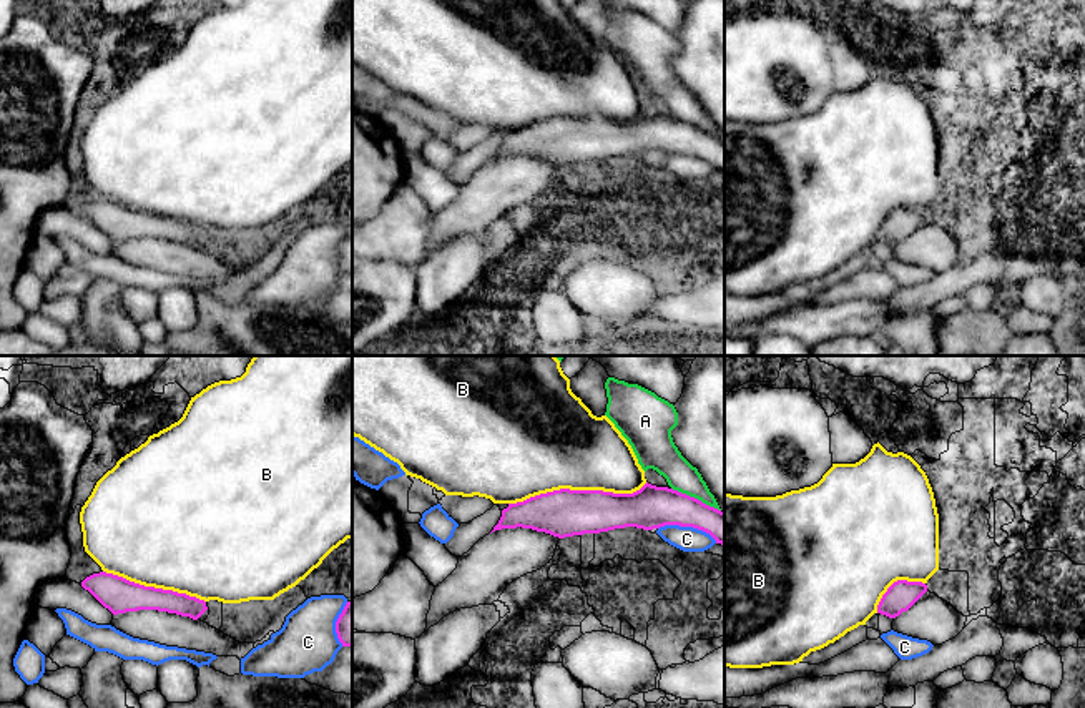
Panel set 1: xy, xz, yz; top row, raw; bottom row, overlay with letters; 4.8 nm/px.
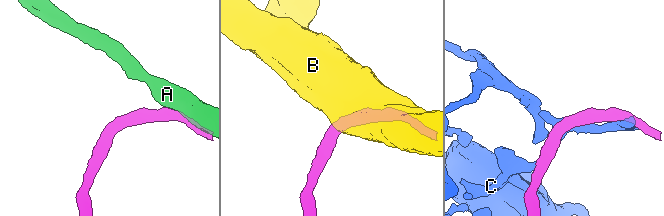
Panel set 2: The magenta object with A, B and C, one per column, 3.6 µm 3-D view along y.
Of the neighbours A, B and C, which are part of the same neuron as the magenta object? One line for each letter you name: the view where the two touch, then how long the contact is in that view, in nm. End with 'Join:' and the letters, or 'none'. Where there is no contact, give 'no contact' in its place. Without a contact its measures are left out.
Join: none

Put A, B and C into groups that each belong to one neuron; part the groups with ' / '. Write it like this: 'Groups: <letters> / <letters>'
Groups: A / B / C

